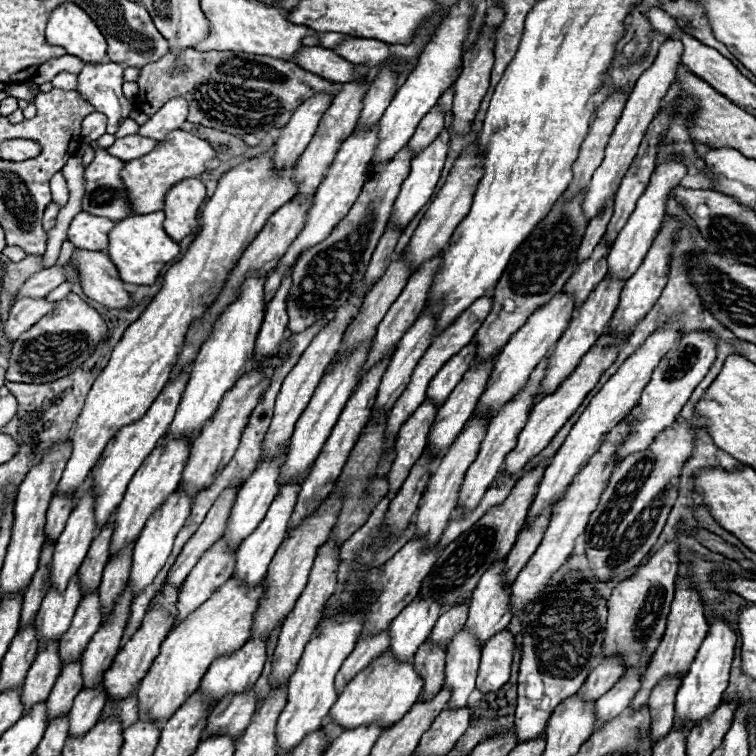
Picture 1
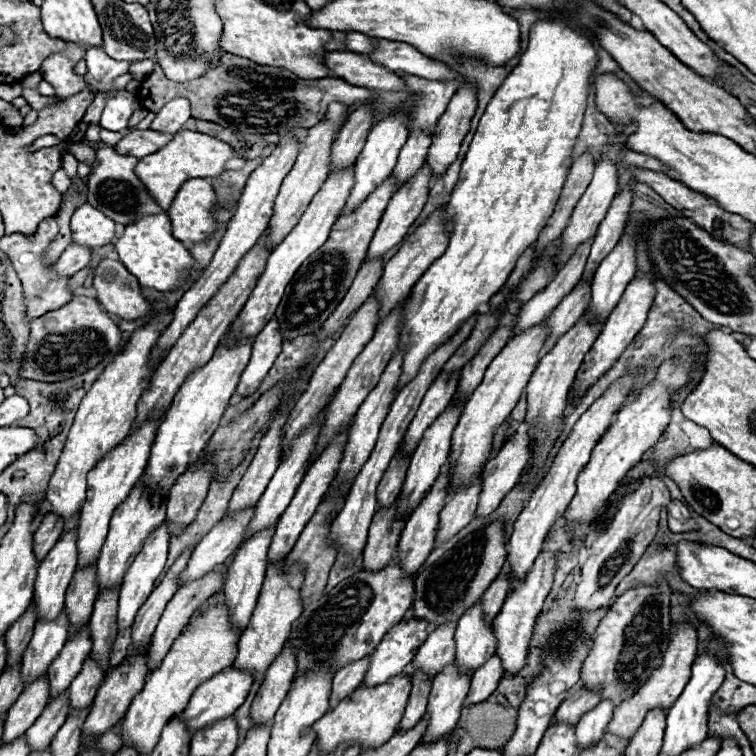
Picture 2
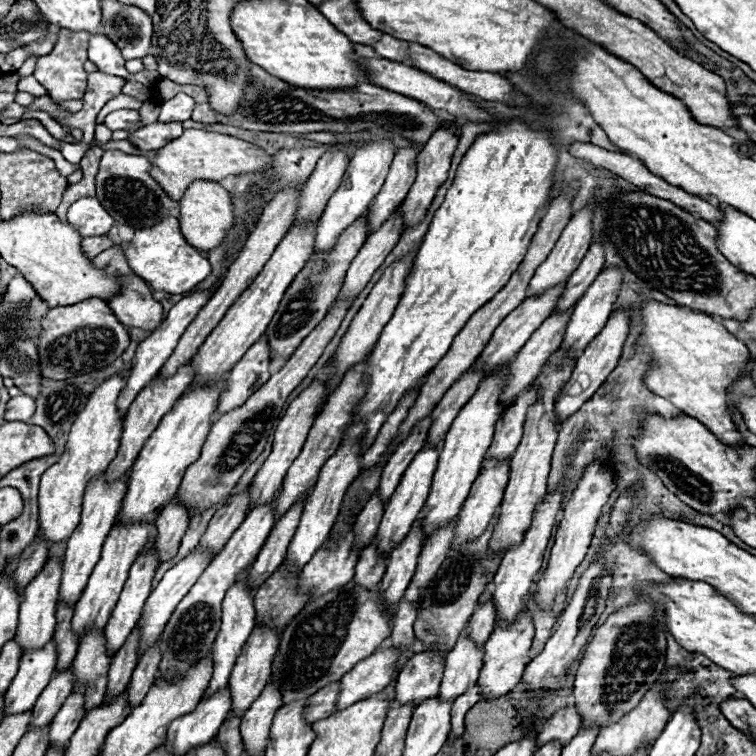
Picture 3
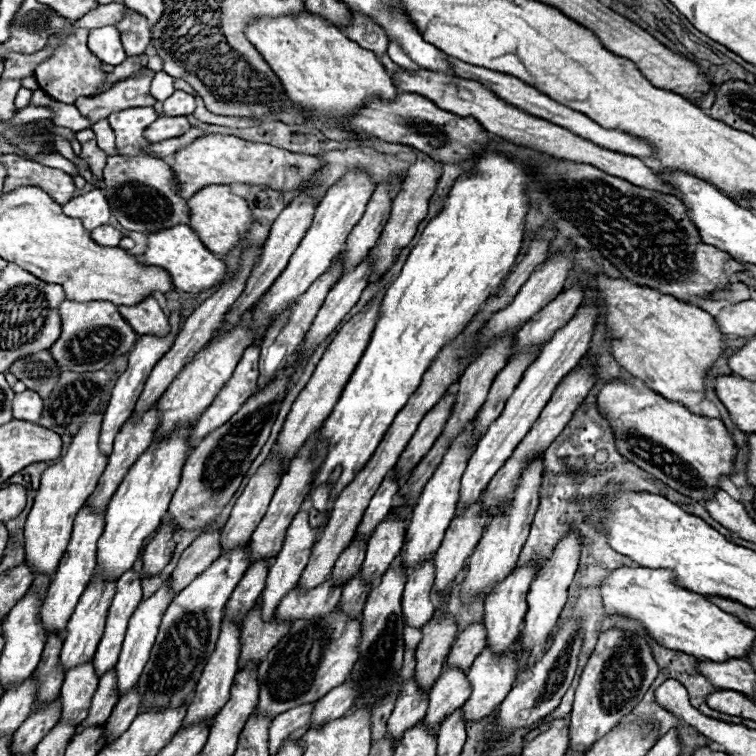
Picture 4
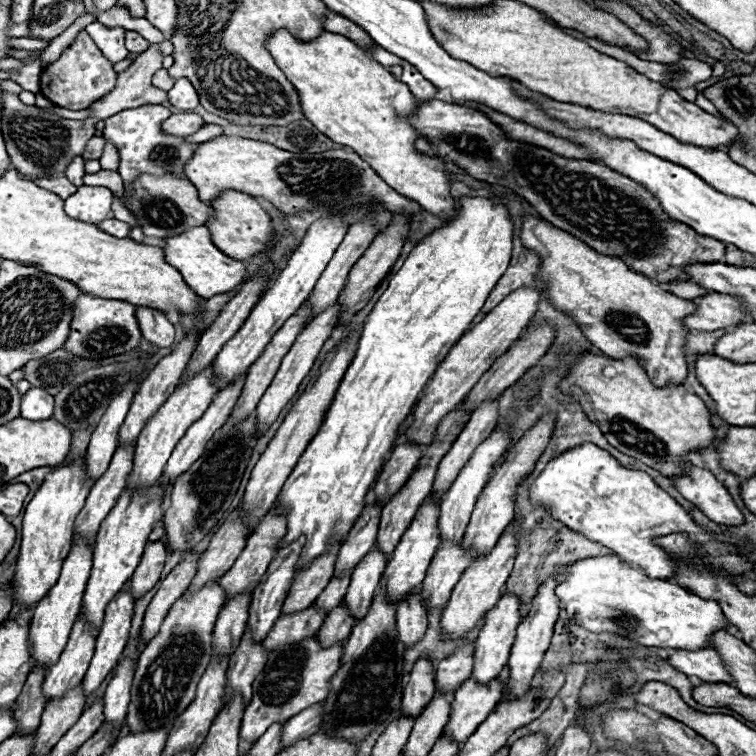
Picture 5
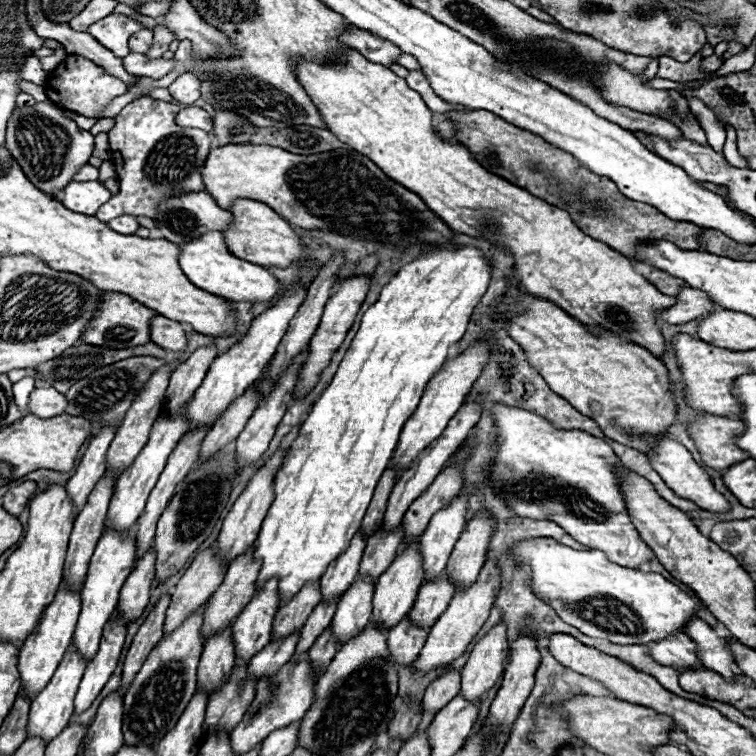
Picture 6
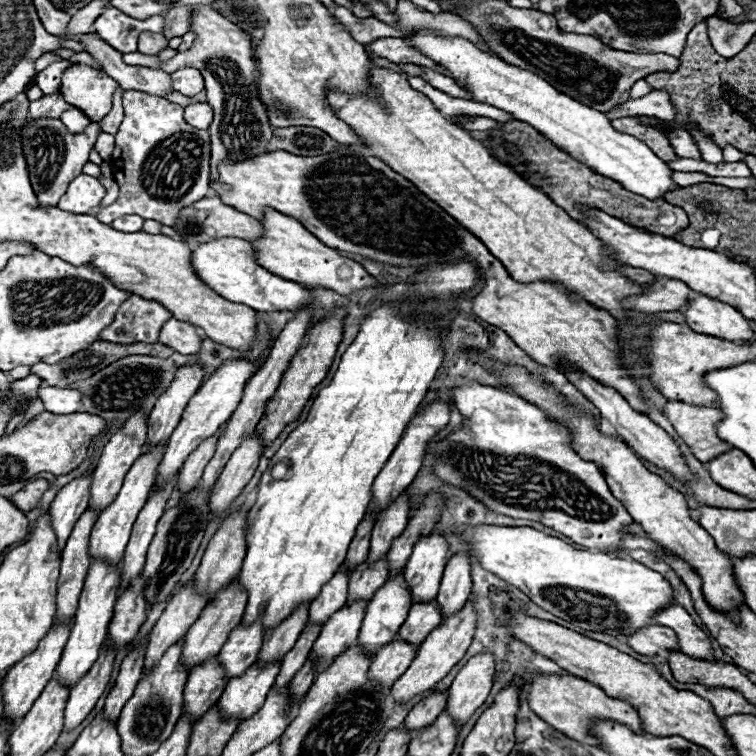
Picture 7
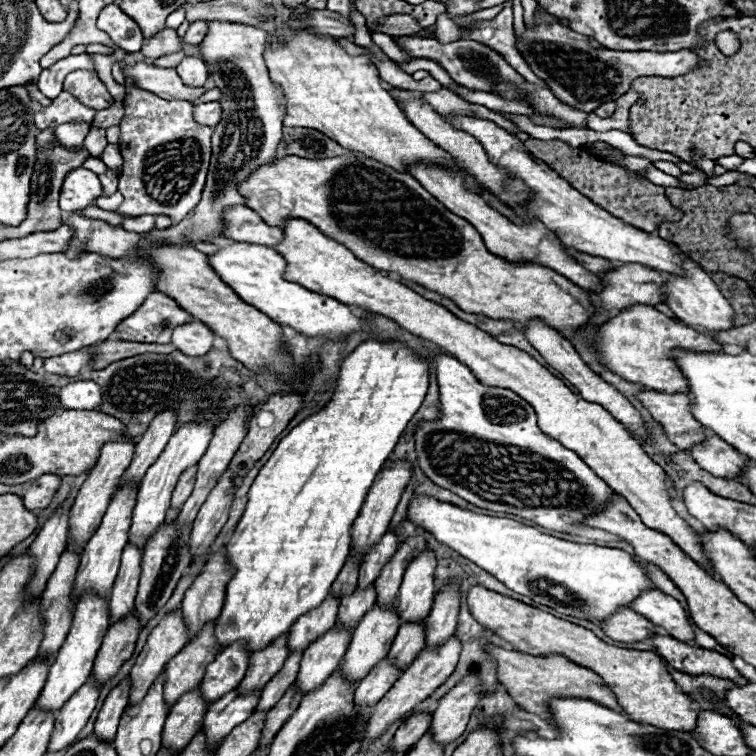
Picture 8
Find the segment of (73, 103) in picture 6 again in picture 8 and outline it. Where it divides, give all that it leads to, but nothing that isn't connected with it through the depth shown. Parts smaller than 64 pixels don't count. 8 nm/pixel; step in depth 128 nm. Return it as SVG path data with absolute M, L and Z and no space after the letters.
M74 70L64 80L64 90L74 94L84 106L94 110L110 108L114 98L104 88L102 80L92 70Z

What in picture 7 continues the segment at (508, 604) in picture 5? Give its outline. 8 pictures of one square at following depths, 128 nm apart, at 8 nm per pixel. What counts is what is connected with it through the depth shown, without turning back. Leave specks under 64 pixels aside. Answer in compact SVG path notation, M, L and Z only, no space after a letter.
M476 654L472 656L464 668L454 678L452 686L448 688L448 712L464 726L468 718L474 714L478 706L484 704L492 690L494 682L494 656L492 654Z

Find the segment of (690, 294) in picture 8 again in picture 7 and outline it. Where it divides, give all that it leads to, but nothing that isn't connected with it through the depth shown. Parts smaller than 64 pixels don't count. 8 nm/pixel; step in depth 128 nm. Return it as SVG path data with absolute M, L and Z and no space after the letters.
M692 292L684 316L688 326L698 334L708 334L730 342L746 342L754 338L750 322L738 310L696 292Z

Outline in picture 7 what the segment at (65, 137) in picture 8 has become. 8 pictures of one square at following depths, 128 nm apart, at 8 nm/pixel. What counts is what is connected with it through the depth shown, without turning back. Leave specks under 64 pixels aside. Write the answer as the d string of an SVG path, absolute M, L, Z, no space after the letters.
M66 110L66 112L60 116L60 120L68 126L68 130L70 130L72 134L84 132L84 128L90 124L90 118L86 118L80 110Z

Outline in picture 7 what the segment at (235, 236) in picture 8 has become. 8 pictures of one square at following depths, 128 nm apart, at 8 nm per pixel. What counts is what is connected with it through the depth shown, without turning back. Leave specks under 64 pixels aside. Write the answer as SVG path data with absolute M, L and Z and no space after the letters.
M206 196L186 208L180 210L178 220L174 230L178 232L182 242L208 242L214 238L224 238L224 236L236 236L236 238L244 238L244 240L254 240L262 236L262 226L256 218L248 216L248 214L240 214L238 210L226 206L220 202L218 196Z

